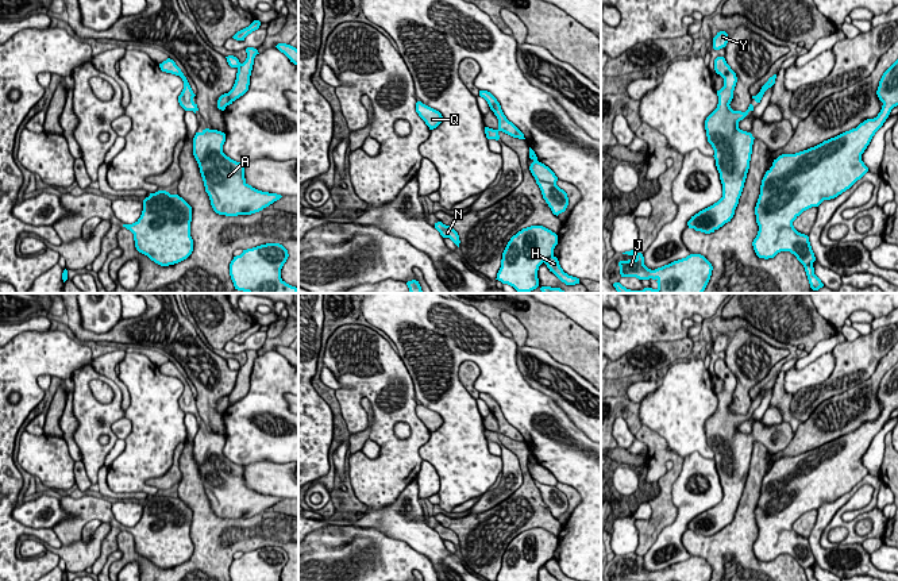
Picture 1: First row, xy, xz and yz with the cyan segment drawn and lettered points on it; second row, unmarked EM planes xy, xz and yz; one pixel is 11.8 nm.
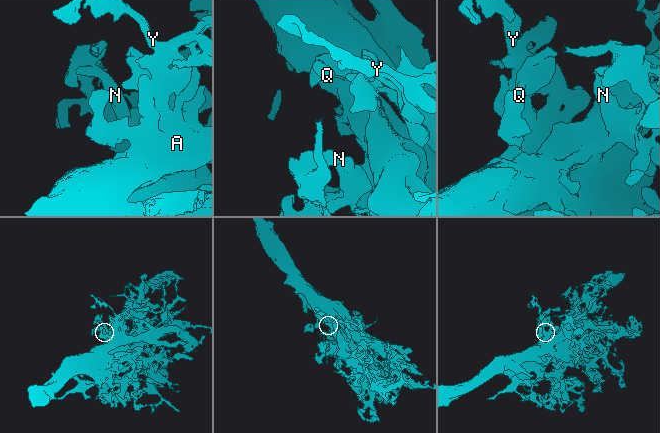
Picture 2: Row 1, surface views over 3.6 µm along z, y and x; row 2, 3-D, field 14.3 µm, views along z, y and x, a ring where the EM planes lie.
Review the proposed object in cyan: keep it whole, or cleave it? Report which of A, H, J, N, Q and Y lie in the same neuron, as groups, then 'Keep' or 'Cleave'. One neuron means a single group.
Groups: A H J N Q Y. Keep

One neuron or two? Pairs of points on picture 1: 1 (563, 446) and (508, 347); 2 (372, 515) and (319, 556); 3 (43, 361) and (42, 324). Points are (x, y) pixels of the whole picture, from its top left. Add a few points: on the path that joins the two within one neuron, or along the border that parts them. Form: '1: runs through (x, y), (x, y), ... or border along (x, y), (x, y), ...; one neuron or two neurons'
1: runs through (540, 422), (508, 388), (508, 372); one neuron
2: border along (347, 524), (378, 528), (388, 534); two neurons
3: border along (50, 329), (43, 331), (22, 331), (14, 338); two neurons

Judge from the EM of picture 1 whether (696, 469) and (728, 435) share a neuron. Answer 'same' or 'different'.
different

